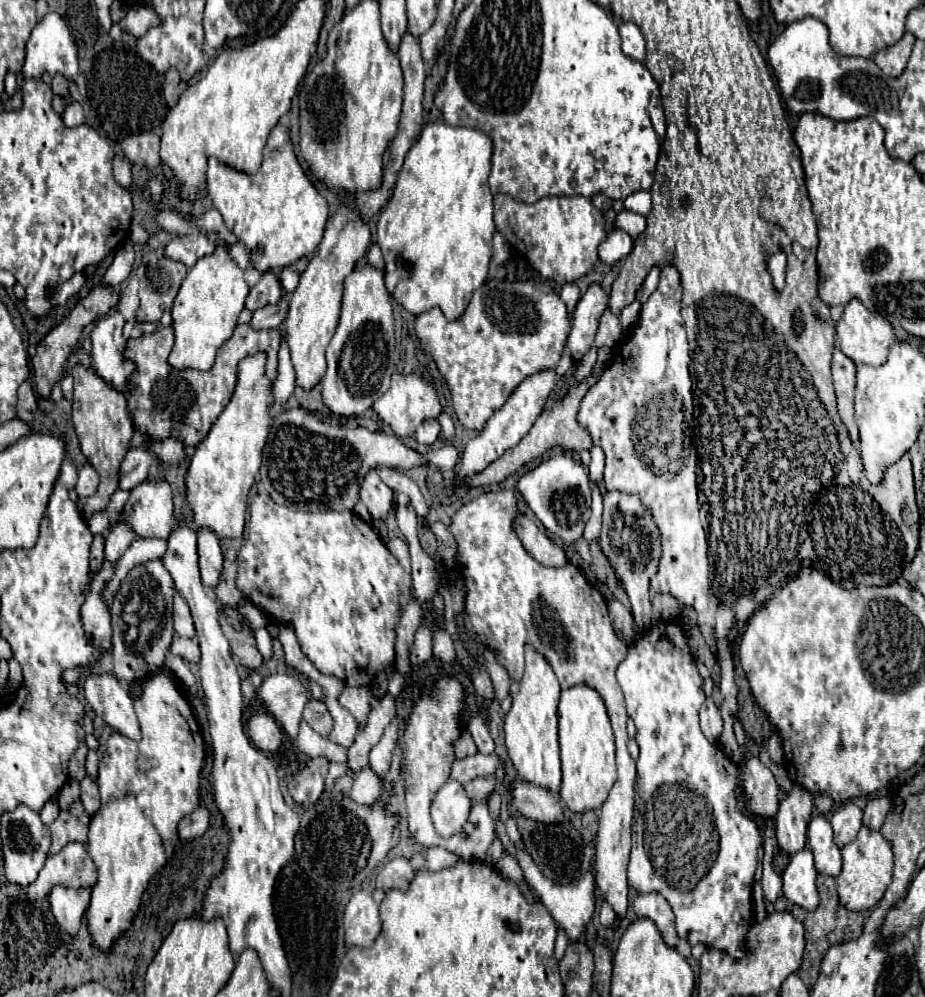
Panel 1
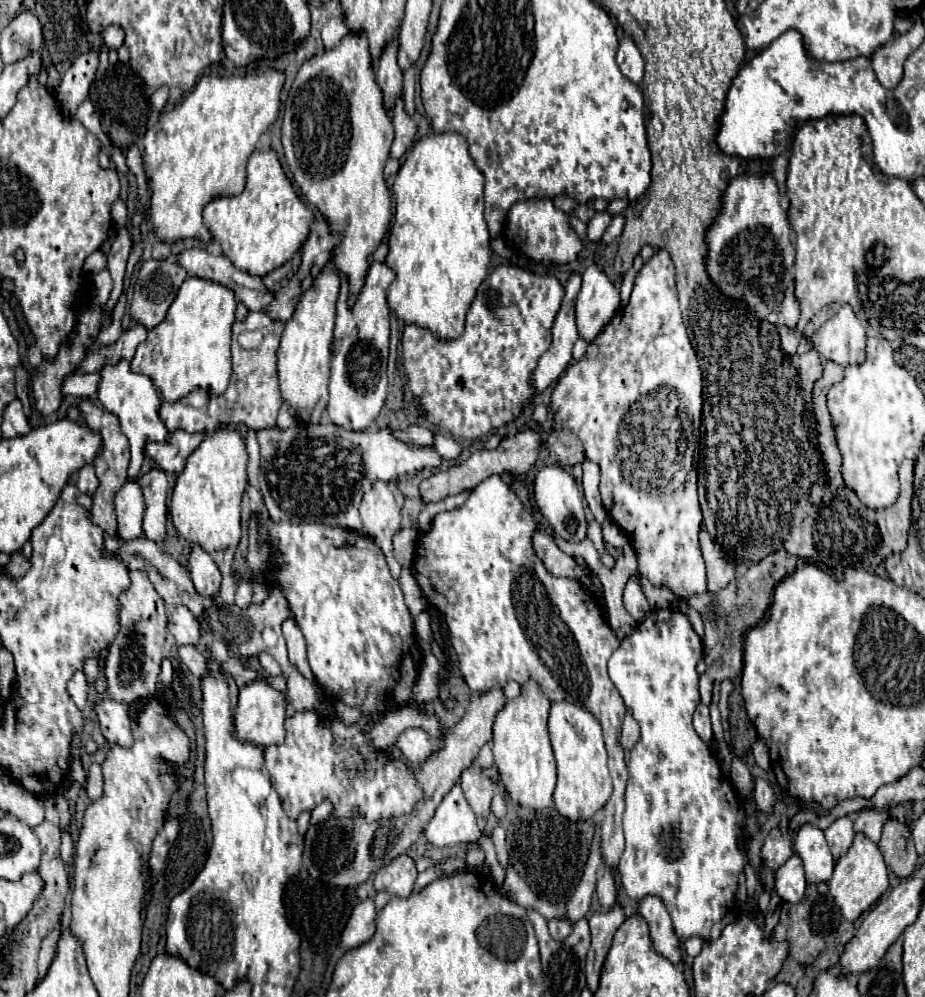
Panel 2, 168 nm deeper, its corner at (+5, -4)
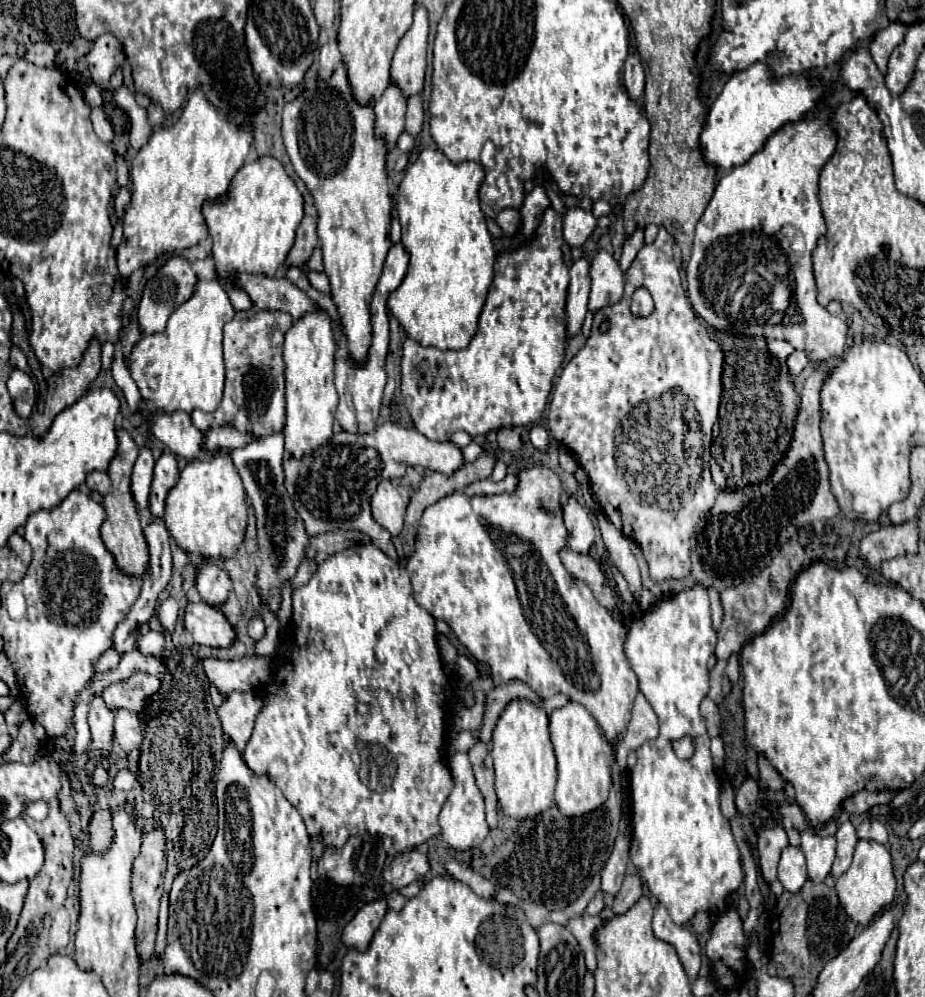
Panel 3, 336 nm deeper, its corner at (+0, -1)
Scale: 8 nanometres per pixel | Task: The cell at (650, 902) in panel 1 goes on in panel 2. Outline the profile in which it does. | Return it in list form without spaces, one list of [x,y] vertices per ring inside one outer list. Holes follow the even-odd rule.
[[[646,896],[640,902],[640,914],[650,926],[650,938],[654,942],[654,948],[666,956],[672,964],[678,964],[682,960],[682,950],[680,950],[680,940],[674,934],[672,920],[668,910],[664,908],[662,900],[656,896]]]

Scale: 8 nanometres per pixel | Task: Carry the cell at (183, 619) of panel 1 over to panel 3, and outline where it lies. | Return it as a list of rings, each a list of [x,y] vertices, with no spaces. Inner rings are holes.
[[[187,603],[185,629],[193,635],[195,643],[209,647],[229,647],[235,637],[225,615],[207,603]]]

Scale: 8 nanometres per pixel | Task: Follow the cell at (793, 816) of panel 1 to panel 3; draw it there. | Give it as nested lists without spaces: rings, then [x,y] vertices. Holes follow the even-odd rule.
[[[781,827],[761,831],[759,841],[757,841],[757,851],[759,851],[761,875],[765,877],[767,883],[777,879],[777,865],[781,859],[781,851],[785,847],[789,847],[789,839]]]

